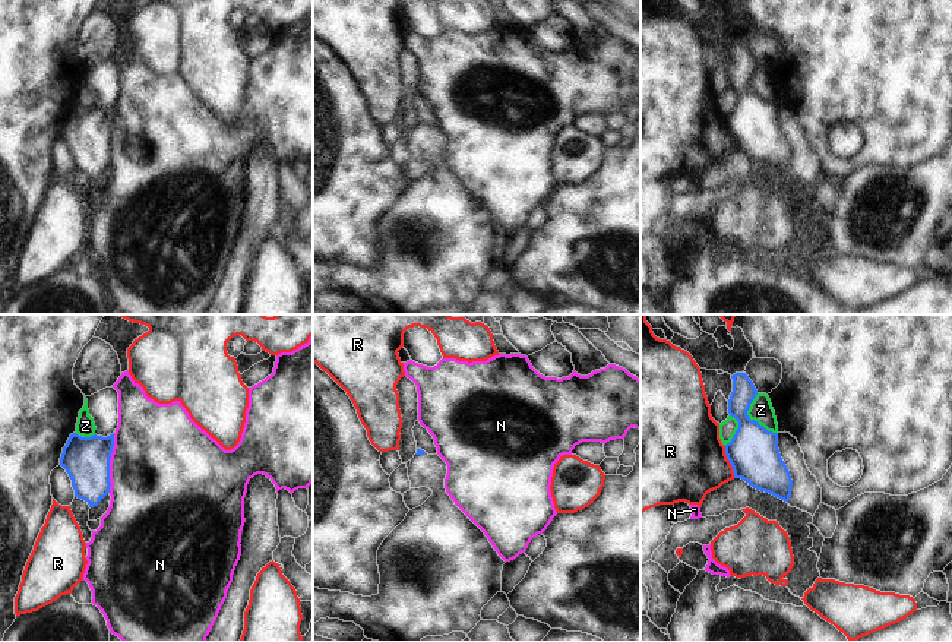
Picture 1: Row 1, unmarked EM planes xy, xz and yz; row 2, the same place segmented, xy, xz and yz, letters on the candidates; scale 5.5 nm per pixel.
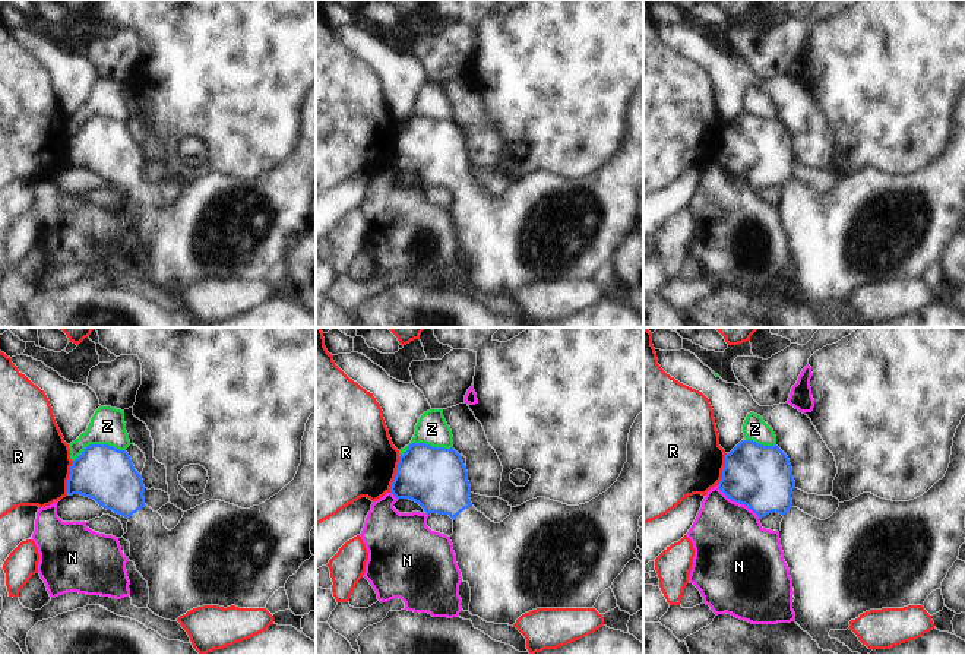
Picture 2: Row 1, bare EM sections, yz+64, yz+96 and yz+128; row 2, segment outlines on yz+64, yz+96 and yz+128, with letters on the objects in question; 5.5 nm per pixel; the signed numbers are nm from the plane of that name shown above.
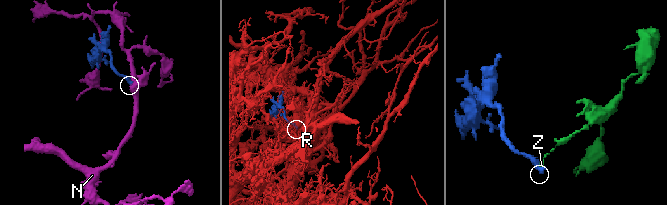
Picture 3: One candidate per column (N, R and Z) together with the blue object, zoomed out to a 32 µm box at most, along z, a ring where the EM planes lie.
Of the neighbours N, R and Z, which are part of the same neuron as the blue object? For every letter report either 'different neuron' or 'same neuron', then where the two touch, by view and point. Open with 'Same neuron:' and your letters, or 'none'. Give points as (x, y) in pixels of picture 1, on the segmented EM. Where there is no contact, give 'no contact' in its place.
Same neuron: none
N: different neuron; meets blue in xy at (108, 462)
R: different neuron; meets blue in yz at (730, 462)
Z: different neuron; meets blue in yz at (752, 420)

